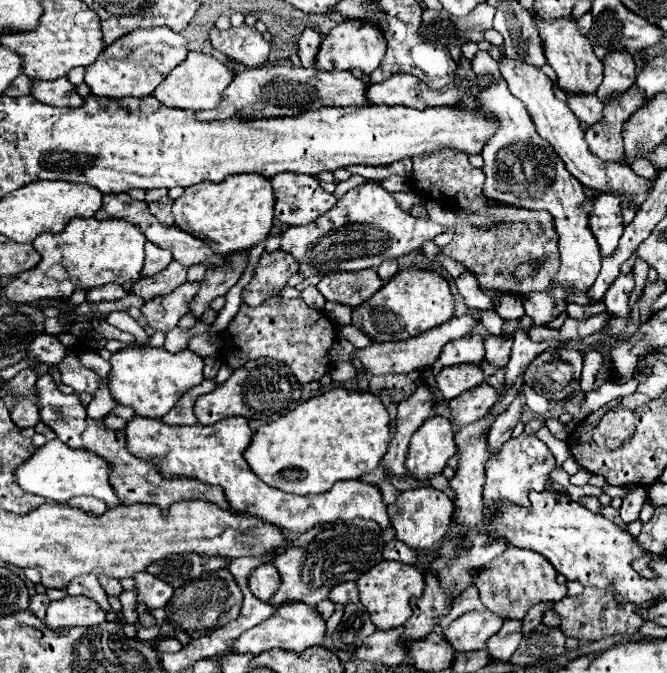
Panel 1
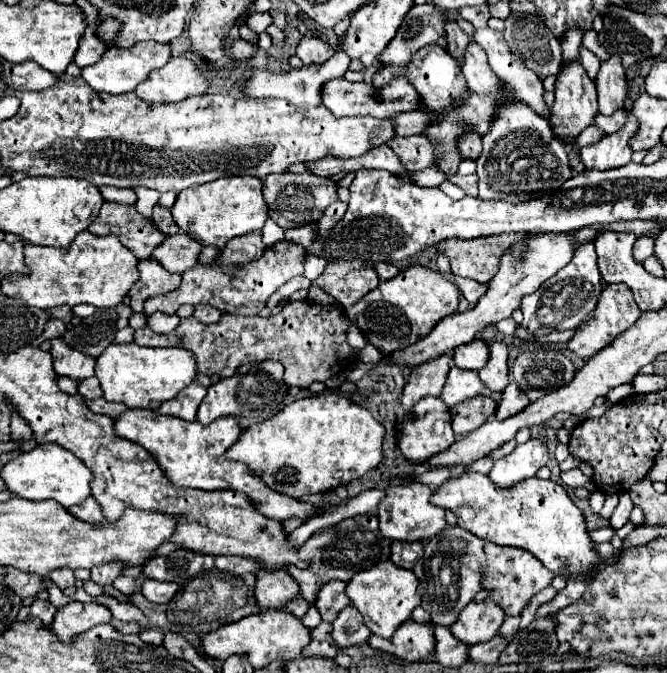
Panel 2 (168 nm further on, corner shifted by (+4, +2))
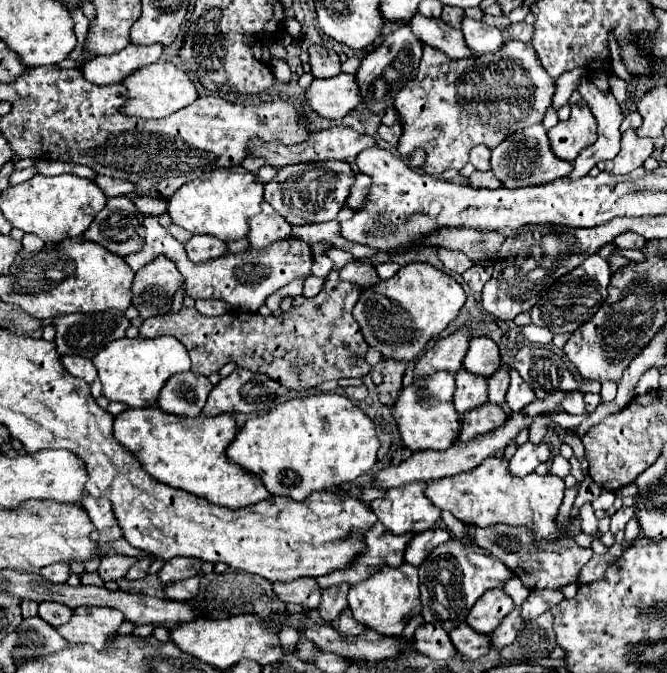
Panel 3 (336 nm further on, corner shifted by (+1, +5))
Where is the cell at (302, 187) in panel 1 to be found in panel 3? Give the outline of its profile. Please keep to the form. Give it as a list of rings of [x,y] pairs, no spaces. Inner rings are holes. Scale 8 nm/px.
[[[323,160],[323,162],[303,162],[277,170],[277,176],[265,184],[265,200],[281,214],[289,224],[311,224],[335,220],[343,208],[349,190],[353,186],[355,174],[349,162]]]

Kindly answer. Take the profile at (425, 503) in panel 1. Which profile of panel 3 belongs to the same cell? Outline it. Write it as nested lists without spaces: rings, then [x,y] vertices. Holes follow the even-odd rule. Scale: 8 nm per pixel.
[[[411,482],[391,488],[385,496],[371,502],[371,510],[389,532],[405,534],[429,530],[441,516],[441,510],[427,500],[423,494],[425,488],[425,482]]]

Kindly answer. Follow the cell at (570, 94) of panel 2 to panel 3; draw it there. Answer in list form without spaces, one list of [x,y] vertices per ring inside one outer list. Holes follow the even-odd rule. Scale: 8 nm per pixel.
[[[571,106],[571,118],[547,132],[551,152],[565,162],[573,162],[581,150],[595,144],[597,124],[587,106]]]

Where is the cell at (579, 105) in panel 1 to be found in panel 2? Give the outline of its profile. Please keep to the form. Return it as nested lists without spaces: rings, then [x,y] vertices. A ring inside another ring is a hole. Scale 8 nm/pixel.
[[[620,109],[620,111],[616,111],[616,113],[612,113],[610,117],[606,117],[606,115],[594,115],[594,125],[596,127],[600,127],[604,133],[614,133],[614,131],[618,131],[620,129],[620,125],[624,125],[624,121],[626,121],[626,113]]]

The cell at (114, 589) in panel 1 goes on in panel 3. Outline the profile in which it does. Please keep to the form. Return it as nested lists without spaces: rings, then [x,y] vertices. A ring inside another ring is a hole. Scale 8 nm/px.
[[[103,556],[101,566],[99,566],[99,576],[109,582],[109,580],[119,580],[127,574],[127,570],[137,562],[139,558],[131,556]]]

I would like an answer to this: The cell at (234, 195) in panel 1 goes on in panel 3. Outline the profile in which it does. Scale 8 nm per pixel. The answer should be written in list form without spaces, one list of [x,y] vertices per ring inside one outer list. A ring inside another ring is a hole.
[[[221,168],[211,172],[203,180],[189,182],[181,186],[167,202],[167,214],[171,222],[189,230],[191,234],[207,234],[215,236],[223,242],[239,240],[249,232],[247,220],[261,212],[263,200],[263,184],[255,174],[245,172],[241,168]]]

